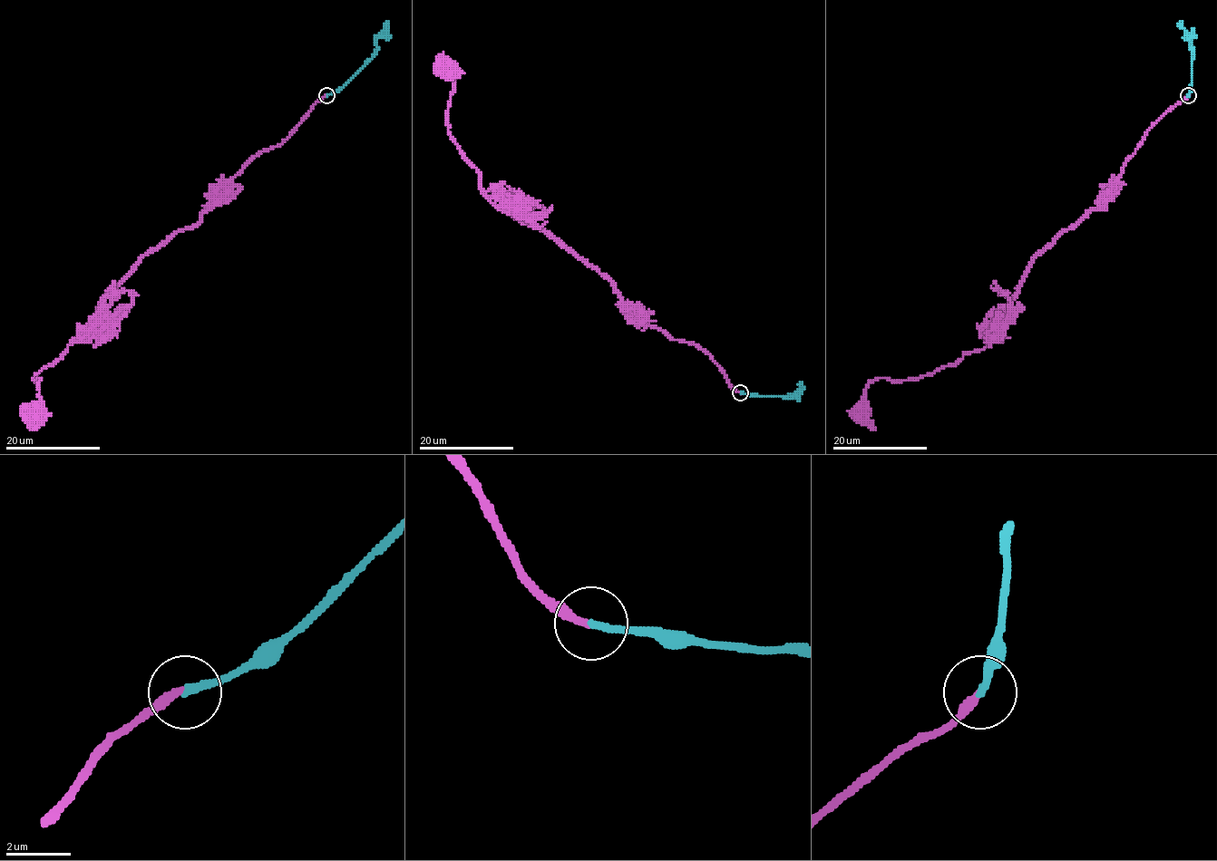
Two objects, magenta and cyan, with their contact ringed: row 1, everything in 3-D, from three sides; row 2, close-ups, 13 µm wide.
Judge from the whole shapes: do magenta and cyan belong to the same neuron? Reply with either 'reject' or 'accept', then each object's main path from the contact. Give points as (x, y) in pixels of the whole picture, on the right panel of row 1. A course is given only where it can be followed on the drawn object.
accept | magenta via (1187, 95), (1147, 131), (1103, 201), (1034, 259), (995, 340), (925, 376), (874, 378), (861, 412) | cyan via (1187, 95), (1191, 38), (1179, 22)

